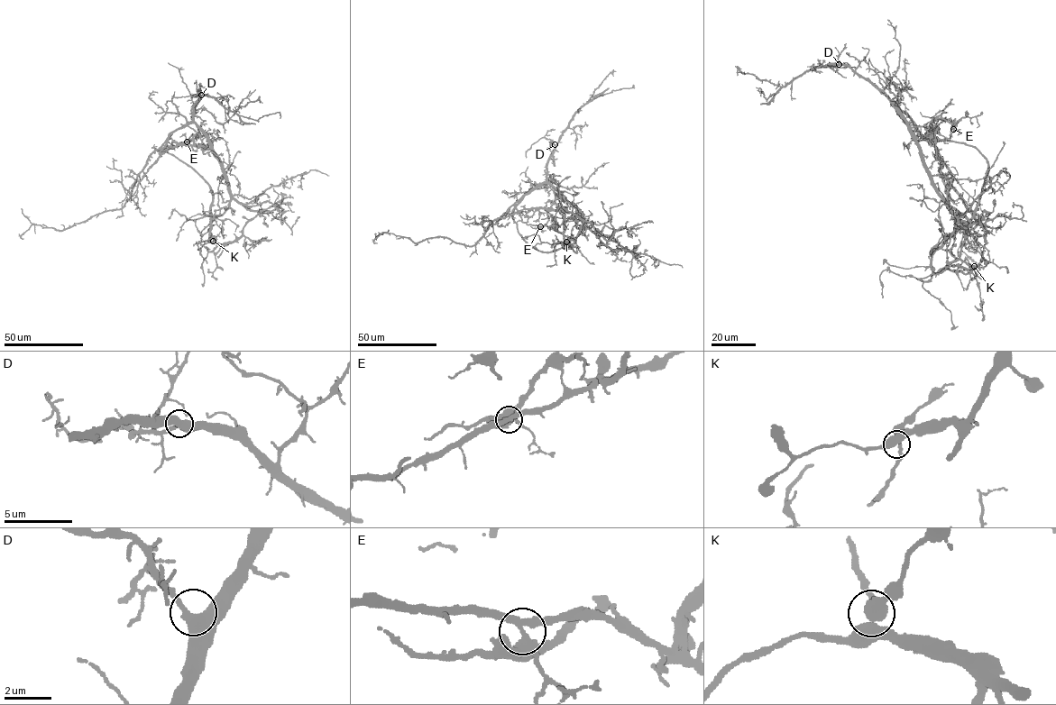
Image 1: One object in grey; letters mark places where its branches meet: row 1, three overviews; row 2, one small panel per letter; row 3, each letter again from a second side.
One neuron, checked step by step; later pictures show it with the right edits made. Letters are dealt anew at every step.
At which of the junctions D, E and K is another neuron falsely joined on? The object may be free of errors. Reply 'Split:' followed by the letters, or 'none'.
Split: E

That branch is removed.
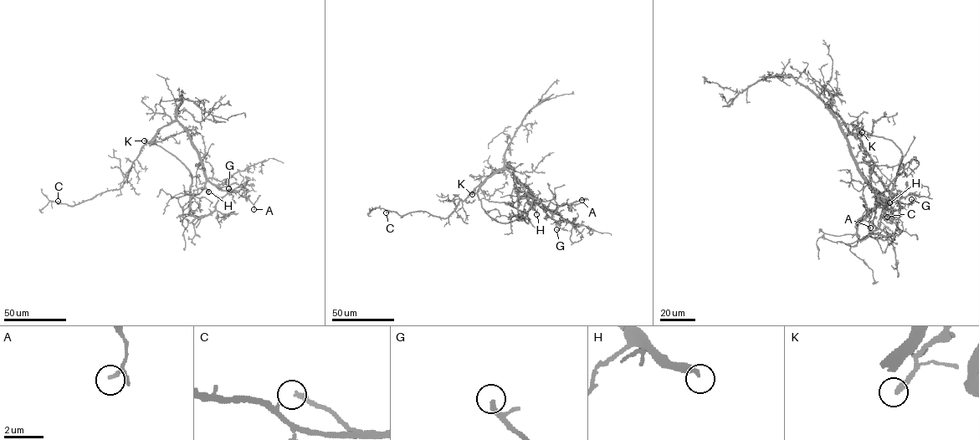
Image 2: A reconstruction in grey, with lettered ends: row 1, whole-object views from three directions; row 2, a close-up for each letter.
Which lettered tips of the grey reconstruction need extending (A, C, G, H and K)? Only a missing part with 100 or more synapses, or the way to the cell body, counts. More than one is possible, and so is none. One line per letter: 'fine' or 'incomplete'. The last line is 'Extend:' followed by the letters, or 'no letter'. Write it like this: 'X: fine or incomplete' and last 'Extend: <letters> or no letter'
A: fine
C: fine
G: fine
H: incomplete
K: fine
Extend: H

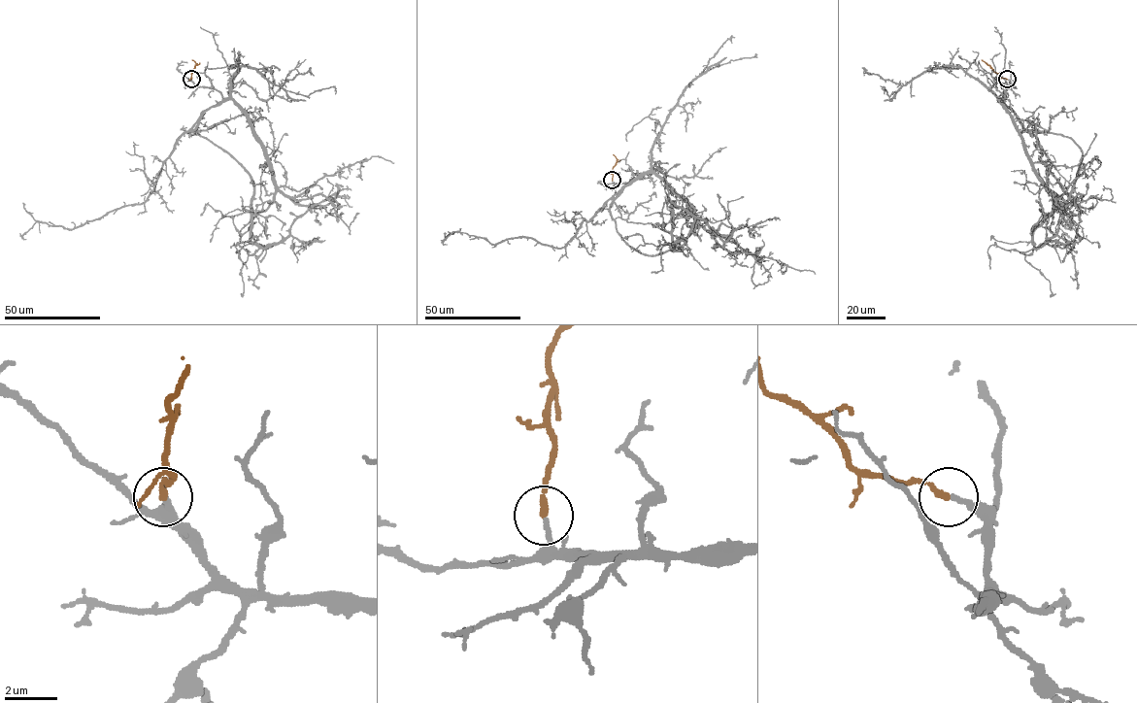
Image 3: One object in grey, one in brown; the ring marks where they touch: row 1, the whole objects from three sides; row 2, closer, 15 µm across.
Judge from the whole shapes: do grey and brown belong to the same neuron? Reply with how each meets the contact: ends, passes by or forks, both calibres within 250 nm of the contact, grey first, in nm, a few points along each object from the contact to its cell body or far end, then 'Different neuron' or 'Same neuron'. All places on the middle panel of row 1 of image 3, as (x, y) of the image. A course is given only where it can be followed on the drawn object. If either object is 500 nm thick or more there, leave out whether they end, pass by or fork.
At the ring grey ends. At the ring brown ends. Thickness 200 nm (grey) against 240 nm. Course of grey: (612, 181), (654, 173), (690, 205), (695, 228), (672, 251), (696, 218), (730, 236), (717, 194). Course of brown: (612, 180), (617, 160), (613, 154). Same neuron

